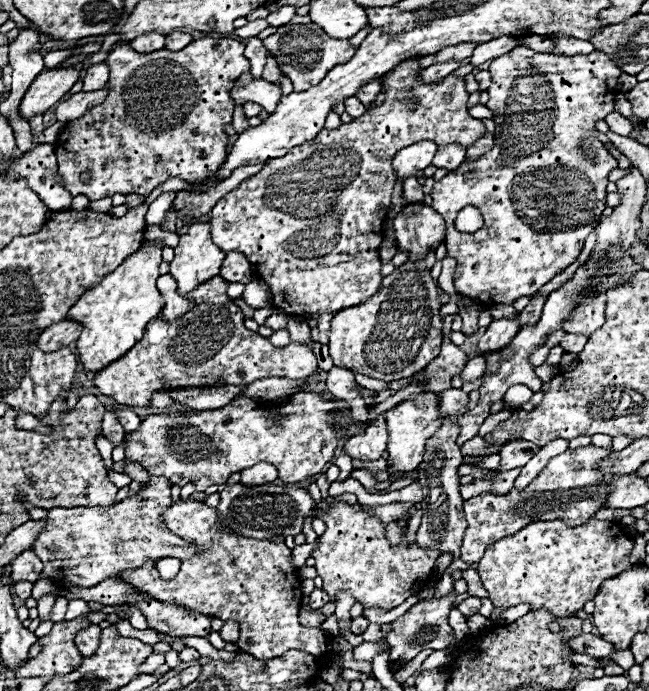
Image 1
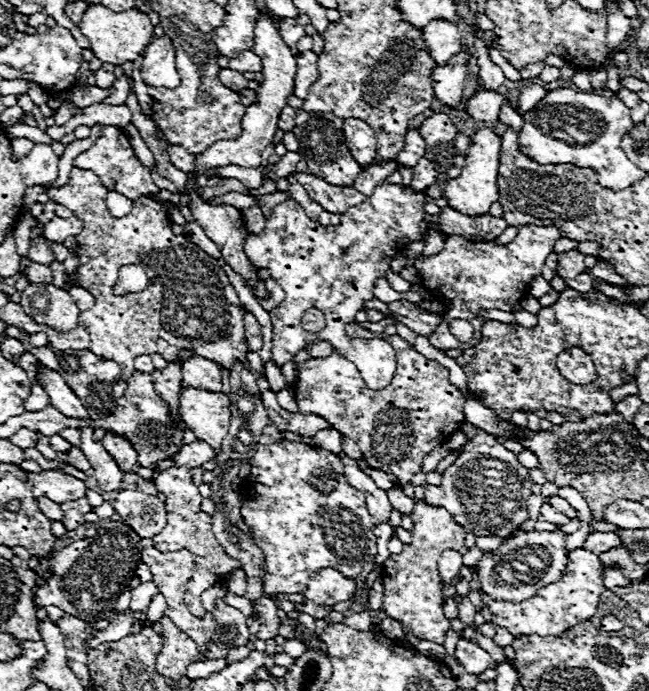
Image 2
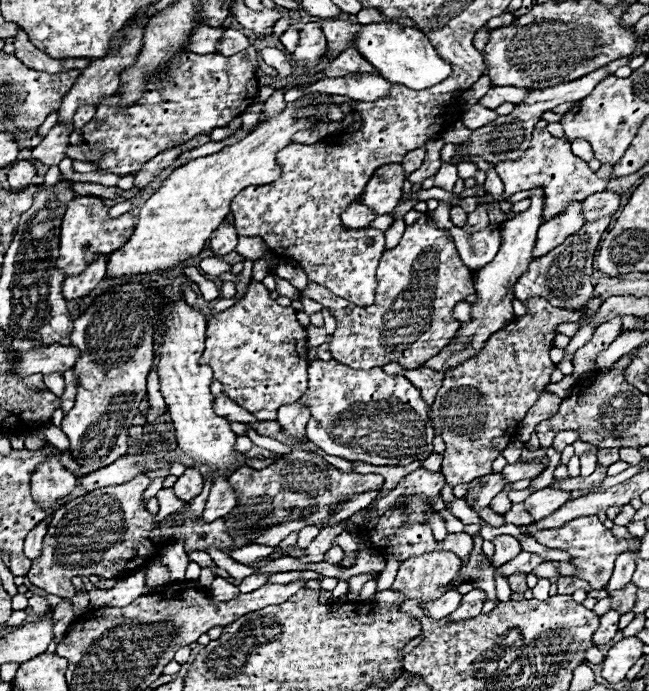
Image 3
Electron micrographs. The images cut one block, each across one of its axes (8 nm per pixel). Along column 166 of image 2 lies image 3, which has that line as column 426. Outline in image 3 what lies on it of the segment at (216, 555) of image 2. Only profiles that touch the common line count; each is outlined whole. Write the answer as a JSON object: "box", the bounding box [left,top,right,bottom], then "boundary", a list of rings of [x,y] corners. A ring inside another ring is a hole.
{"box":[360,468,472,564],"boundary":[[[418,468],[412,474],[404,476],[404,480],[400,480],[400,484],[390,490],[384,498],[380,498],[376,502],[376,516],[366,516],[368,524],[364,524],[360,528],[360,536],[366,536],[376,550],[380,552],[388,552],[394,554],[400,562],[404,562],[408,556],[416,556],[420,552],[428,552],[428,550],[448,550],[448,552],[456,552],[456,556],[460,556],[462,564],[468,564],[470,560],[470,552],[472,552],[472,536],[458,532],[458,534],[448,534],[446,540],[442,544],[438,544],[432,536],[432,530],[428,528],[428,524],[424,524],[424,512],[428,512],[428,508],[434,510],[434,500],[440,498],[440,492],[444,488],[444,476],[440,476],[440,472],[430,472],[426,468]]]}

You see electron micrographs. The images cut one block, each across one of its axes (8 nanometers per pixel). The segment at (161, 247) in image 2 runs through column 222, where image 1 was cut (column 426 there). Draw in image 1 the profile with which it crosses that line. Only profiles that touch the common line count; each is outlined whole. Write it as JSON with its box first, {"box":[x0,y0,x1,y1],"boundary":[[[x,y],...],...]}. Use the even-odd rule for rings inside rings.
{"box":[328,260,442,382],"boundary":[[[424,260],[402,264],[382,280],[380,290],[370,300],[366,300],[356,308],[340,310],[336,314],[330,326],[330,344],[328,344],[334,366],[352,370],[354,374],[372,376],[376,380],[394,382],[414,376],[416,372],[422,372],[438,356],[442,344],[442,320],[440,320],[442,304],[438,302],[436,284],[424,266],[426,266]]]}

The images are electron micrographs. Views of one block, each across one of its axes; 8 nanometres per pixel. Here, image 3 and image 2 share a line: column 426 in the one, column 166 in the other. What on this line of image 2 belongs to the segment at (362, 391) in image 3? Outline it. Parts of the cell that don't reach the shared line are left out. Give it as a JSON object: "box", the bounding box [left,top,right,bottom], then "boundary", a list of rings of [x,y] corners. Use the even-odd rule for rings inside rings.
{"box":[90,370,186,468],"boundary":[[[136,370],[126,380],[126,384],[128,384],[128,388],[126,388],[126,394],[118,400],[118,408],[108,418],[96,420],[90,426],[94,426],[94,428],[100,428],[102,426],[104,430],[112,430],[112,432],[124,434],[132,442],[134,450],[138,452],[138,462],[144,468],[152,468],[158,460],[164,460],[164,458],[168,458],[168,456],[172,456],[174,452],[180,450],[182,432],[184,432],[186,426],[182,424],[180,428],[176,428],[174,422],[168,418],[168,408],[158,398],[150,374]]]}

